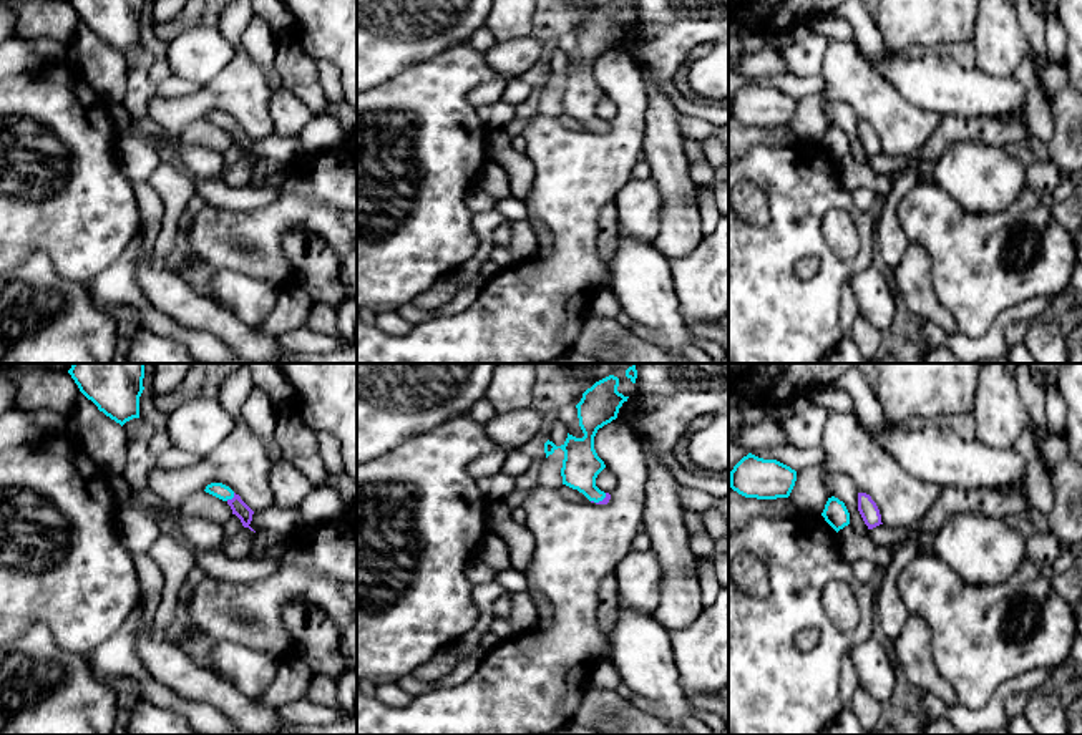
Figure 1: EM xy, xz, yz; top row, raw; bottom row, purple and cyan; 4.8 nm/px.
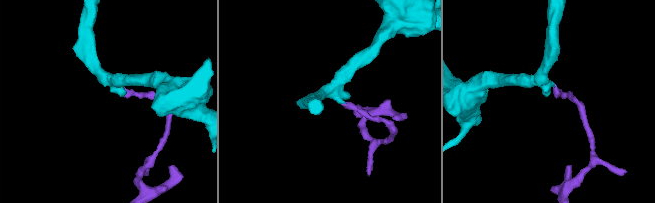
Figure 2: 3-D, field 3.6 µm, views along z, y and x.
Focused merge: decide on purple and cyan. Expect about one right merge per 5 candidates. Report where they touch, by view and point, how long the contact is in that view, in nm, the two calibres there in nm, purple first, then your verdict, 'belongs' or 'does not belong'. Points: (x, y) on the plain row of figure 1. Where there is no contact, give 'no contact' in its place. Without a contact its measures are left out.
contact xy (233, 126); length 60 nm; calibres 80 and 70 nm; belongs

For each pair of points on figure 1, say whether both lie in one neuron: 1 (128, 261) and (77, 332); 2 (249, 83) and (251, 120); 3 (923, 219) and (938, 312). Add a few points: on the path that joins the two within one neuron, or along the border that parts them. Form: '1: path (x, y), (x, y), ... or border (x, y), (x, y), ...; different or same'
1: border (85, 284), (90, 294), (110, 311); different
2: path (249, 92), (251, 111); same
3: border (910, 241), (921, 246), (930, 257), (935, 292); different

